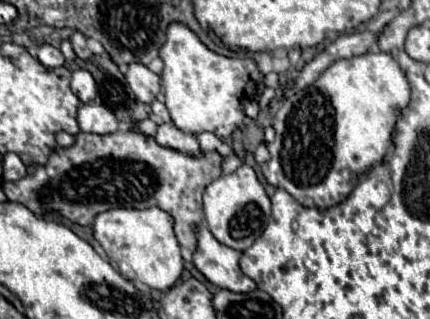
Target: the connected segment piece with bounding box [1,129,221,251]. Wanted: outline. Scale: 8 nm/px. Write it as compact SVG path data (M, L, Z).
M121 129L111 135L93 135L93 133L77 133L75 143L65 149L55 149L49 155L47 165L27 165L27 175L19 181L3 181L1 189L7 195L9 201L17 201L25 205L35 215L43 217L49 211L57 211L63 217L67 217L73 223L79 225L91 225L95 215L115 209L115 207L133 207L133 209L147 209L147 207L159 207L167 211L173 217L173 229L177 235L177 241L181 247L187 247L189 251L195 249L197 237L195 227L203 223L203 191L207 183L217 179L221 175L221 157L217 153L205 153L197 157L189 157L185 153L161 147L155 143L153 137L147 137L143 133L135 133L131 129Z

